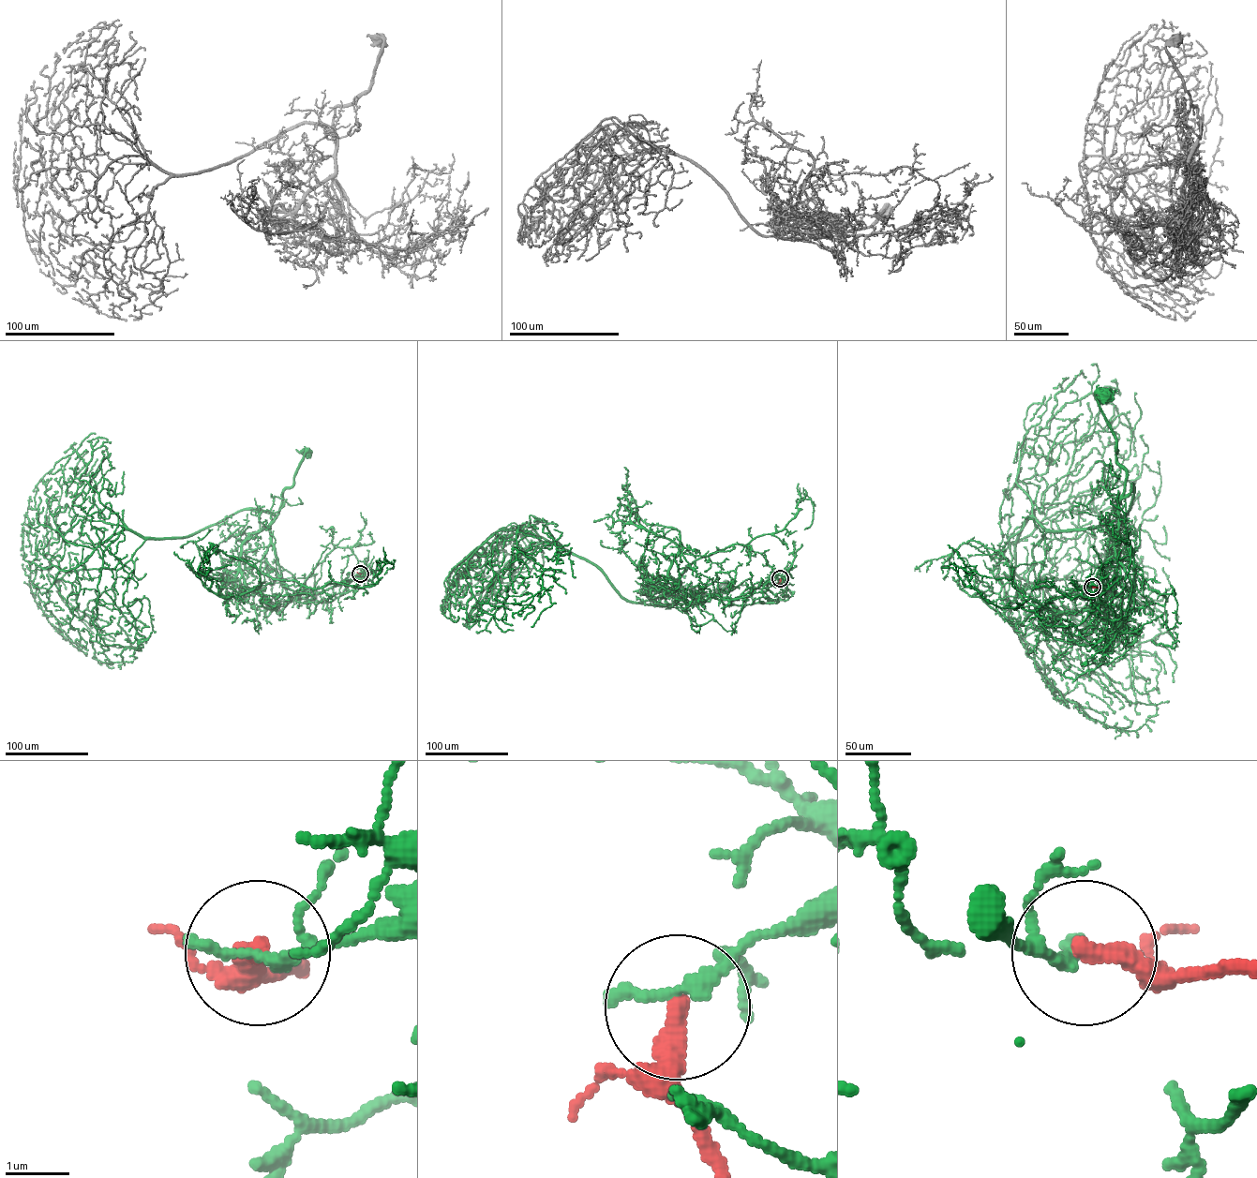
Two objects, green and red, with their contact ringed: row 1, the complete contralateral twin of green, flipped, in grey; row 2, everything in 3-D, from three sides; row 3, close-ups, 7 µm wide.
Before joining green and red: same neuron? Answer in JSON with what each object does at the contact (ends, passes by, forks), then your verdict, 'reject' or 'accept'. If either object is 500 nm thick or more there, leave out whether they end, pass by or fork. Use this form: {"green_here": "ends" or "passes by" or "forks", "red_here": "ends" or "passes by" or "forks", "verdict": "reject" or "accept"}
{"green_here": "passes by", "red_here": "ends", "verdict": "reject"}

